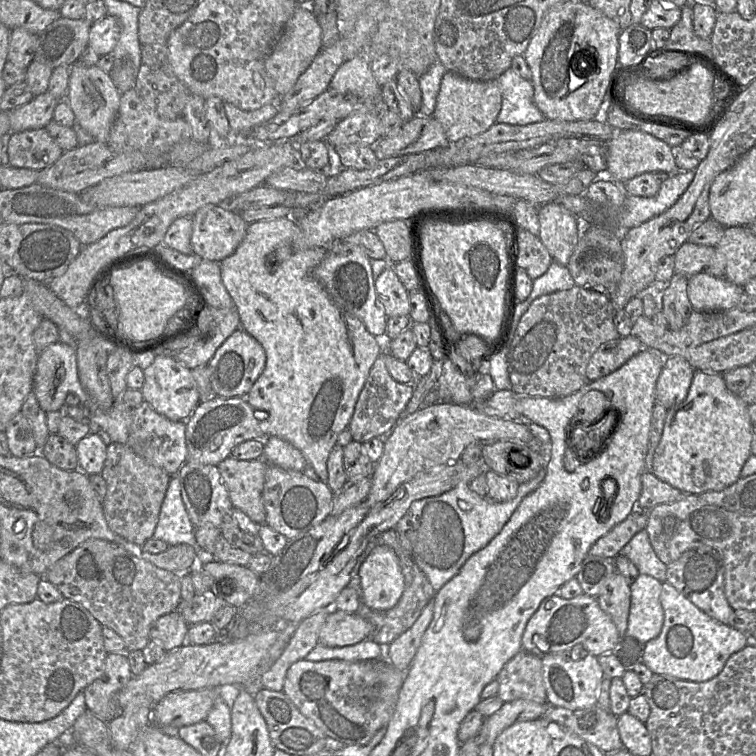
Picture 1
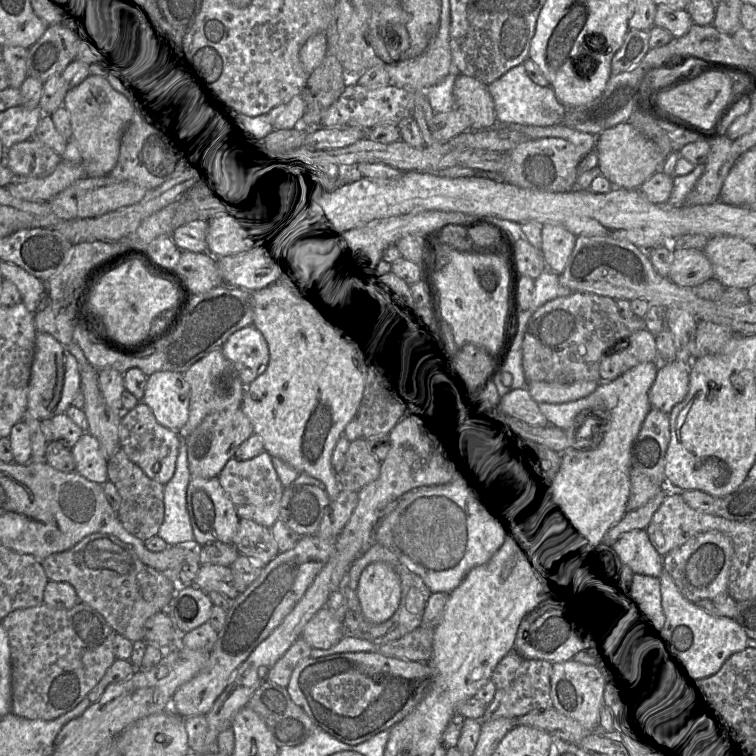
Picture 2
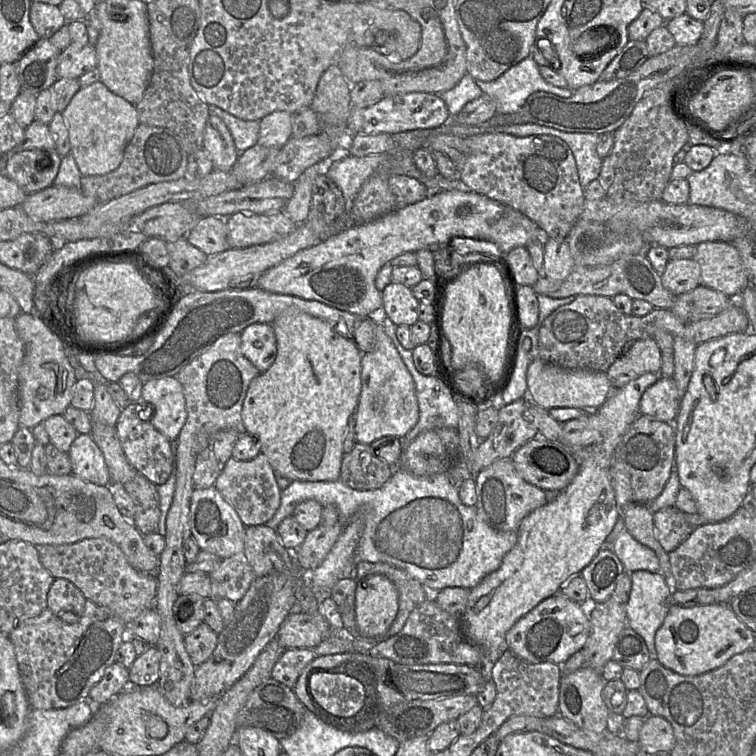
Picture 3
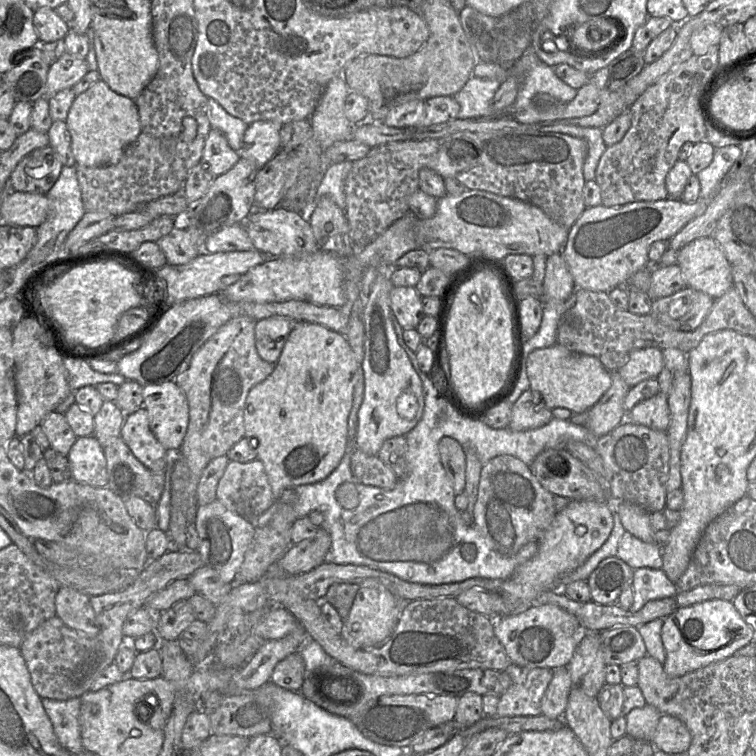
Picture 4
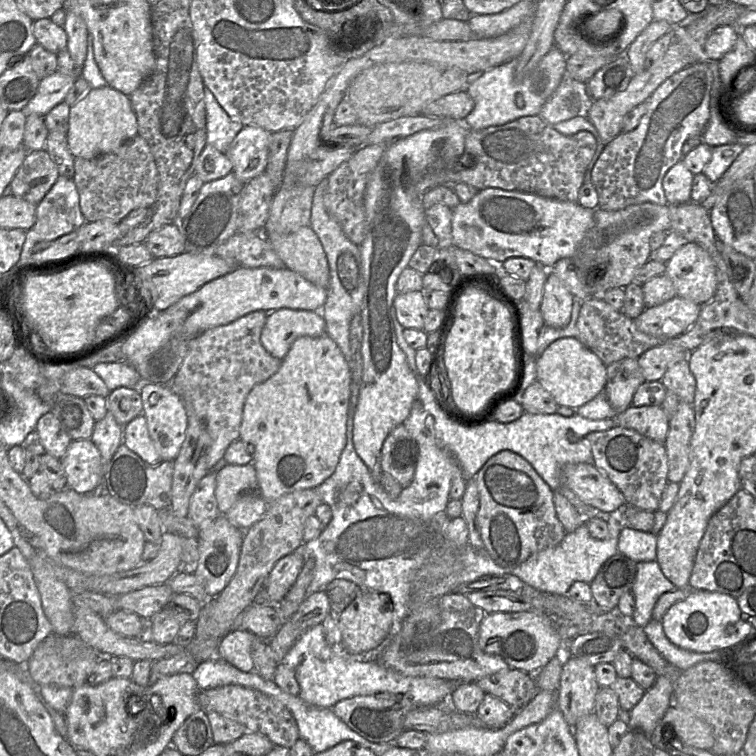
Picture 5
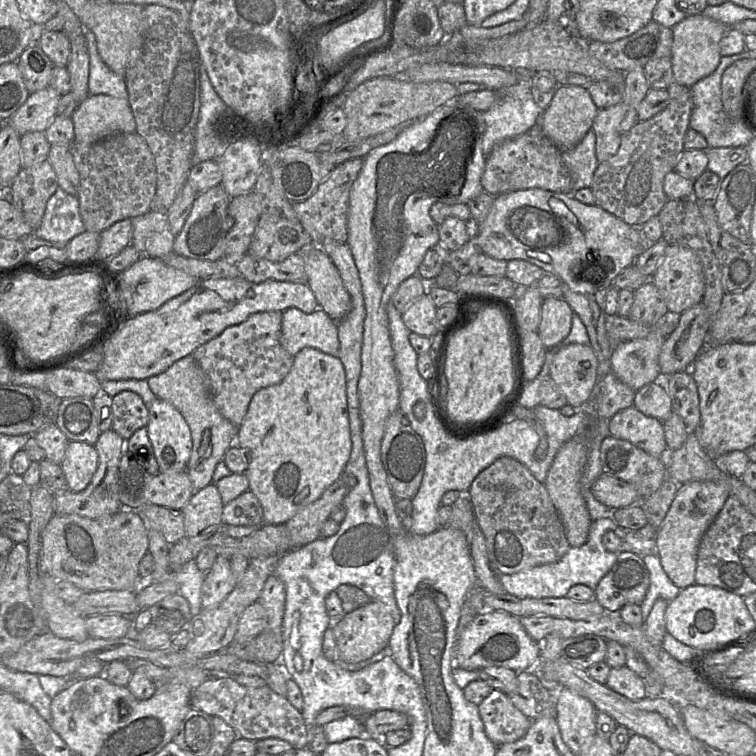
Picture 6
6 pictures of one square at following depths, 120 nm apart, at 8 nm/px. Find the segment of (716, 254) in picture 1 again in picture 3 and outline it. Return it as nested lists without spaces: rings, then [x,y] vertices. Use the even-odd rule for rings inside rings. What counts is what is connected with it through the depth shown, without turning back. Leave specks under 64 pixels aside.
[[[694,259],[669,260],[661,281],[675,296],[690,292],[701,285],[699,264]]]

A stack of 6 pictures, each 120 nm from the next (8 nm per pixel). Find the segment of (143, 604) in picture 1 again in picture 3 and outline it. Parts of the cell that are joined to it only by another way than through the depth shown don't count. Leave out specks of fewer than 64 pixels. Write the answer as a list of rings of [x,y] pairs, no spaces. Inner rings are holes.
[[[91,538],[73,544],[35,547],[41,564],[54,579],[70,581],[86,599],[108,608],[127,626],[144,611],[154,608],[158,588],[155,573],[143,573],[132,567],[115,543]]]

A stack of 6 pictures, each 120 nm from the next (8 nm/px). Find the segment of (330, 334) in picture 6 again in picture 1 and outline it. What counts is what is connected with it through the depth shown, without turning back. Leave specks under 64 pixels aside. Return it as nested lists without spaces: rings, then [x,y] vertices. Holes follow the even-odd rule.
[[[238,328],[216,350],[207,364],[214,395],[221,398],[246,396],[262,373],[265,363],[262,345],[245,330]]]

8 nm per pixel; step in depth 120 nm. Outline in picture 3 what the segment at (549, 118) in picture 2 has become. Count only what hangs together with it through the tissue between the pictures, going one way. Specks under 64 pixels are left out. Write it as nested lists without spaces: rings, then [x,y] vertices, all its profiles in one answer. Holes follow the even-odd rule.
[[[528,56],[510,67],[497,79],[477,81],[483,94],[496,102],[496,114],[511,114],[519,111],[528,97],[537,91],[551,93],[563,98],[571,97],[569,88],[559,88],[546,82],[539,72],[539,65]]]

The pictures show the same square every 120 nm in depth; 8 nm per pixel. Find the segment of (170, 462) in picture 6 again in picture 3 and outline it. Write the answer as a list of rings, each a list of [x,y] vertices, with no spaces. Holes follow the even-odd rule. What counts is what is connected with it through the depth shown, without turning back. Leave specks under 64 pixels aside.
[[[176,377],[144,383],[141,400],[152,407],[151,423],[170,441],[178,438],[186,419],[186,401],[182,384]]]

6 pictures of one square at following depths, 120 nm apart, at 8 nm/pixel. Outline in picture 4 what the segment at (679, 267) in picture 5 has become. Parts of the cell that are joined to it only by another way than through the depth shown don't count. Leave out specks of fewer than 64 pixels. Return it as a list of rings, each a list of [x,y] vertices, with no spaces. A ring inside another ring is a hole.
[[[713,236],[698,238],[685,245],[678,253],[677,264],[687,287],[704,292],[715,300],[734,285],[732,264]]]

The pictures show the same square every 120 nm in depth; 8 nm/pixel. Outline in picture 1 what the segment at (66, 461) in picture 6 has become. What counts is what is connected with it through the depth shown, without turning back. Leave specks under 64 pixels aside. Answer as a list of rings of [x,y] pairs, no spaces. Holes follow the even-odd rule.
[[[98,431],[82,438],[76,447],[79,470],[86,475],[101,474],[107,456],[107,440]]]

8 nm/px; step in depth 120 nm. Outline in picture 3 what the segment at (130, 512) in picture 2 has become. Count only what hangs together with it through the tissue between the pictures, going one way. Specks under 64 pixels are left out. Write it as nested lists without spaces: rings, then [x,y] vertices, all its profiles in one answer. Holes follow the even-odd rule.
[[[139,473],[132,481],[122,486],[131,497],[135,507],[133,525],[142,535],[157,532],[160,519],[157,486]]]

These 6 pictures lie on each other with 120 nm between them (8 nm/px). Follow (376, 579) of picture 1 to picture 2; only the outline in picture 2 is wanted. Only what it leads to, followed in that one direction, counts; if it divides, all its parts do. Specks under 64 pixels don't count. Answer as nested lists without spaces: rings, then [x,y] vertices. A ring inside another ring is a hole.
[[[371,563],[361,573],[356,594],[368,621],[376,624],[385,622],[400,604],[399,577],[390,565]]]

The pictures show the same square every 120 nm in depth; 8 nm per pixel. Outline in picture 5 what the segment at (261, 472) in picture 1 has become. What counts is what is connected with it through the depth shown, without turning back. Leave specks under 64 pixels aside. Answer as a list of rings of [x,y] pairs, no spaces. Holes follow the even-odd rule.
[[[253,463],[226,464],[216,474],[215,496],[221,514],[226,514],[240,495],[258,493],[258,480]]]

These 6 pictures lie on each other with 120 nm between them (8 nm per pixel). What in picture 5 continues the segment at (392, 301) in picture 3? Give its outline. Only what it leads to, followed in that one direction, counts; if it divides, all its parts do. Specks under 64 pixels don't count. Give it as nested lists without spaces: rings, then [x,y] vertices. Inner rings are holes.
[[[421,291],[397,293],[392,306],[404,328],[423,330],[424,320],[430,309]]]

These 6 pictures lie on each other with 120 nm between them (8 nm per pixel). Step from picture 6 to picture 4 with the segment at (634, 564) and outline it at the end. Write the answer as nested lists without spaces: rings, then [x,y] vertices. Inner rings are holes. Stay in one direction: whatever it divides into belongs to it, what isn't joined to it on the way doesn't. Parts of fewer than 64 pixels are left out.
[[[617,556],[603,559],[586,580],[591,601],[615,604],[621,591],[632,586],[633,569]]]

